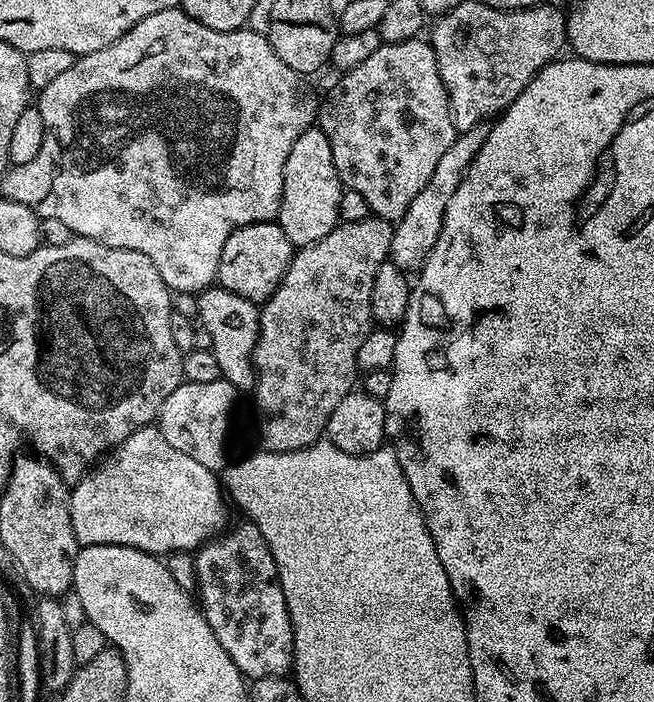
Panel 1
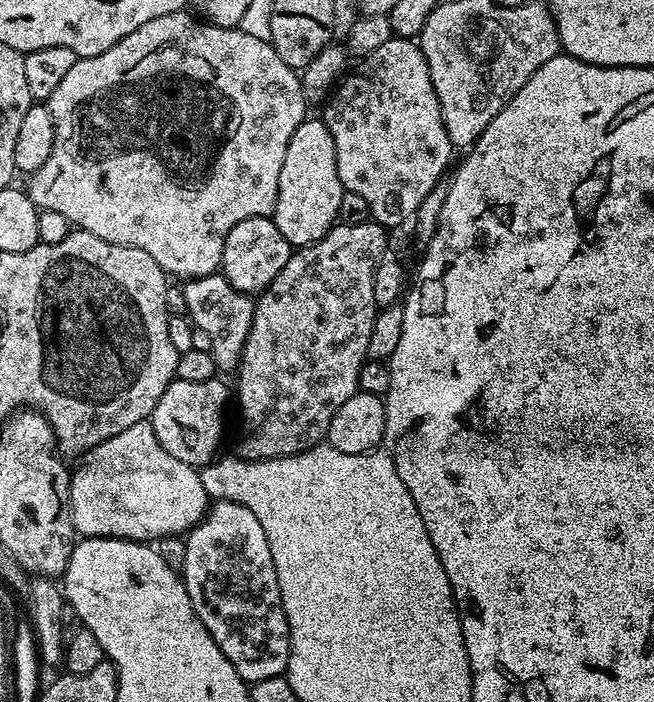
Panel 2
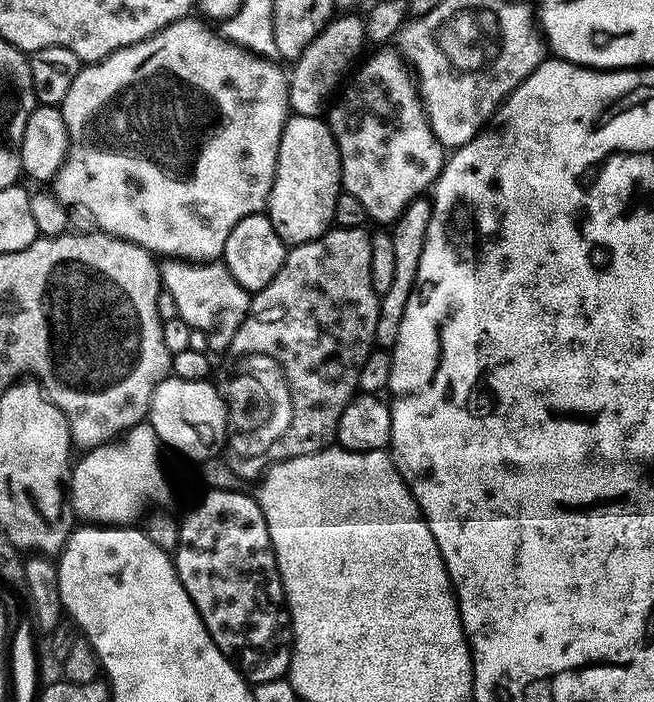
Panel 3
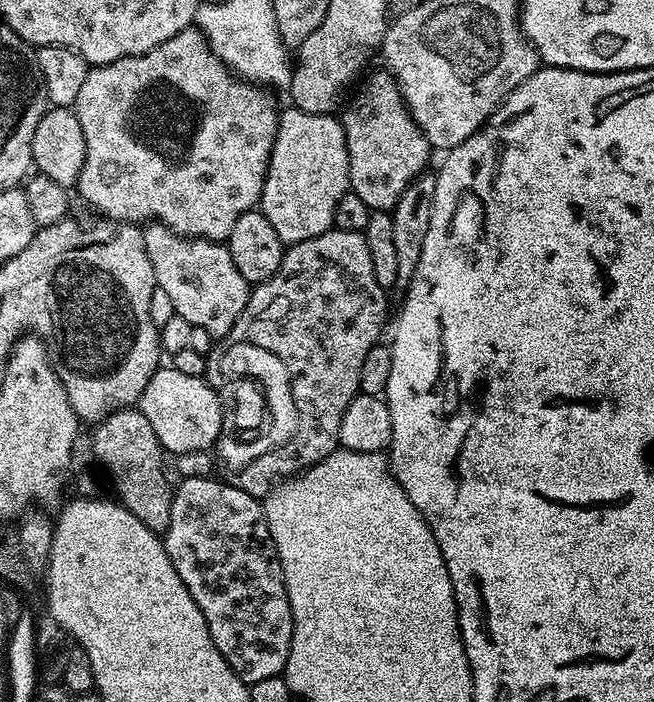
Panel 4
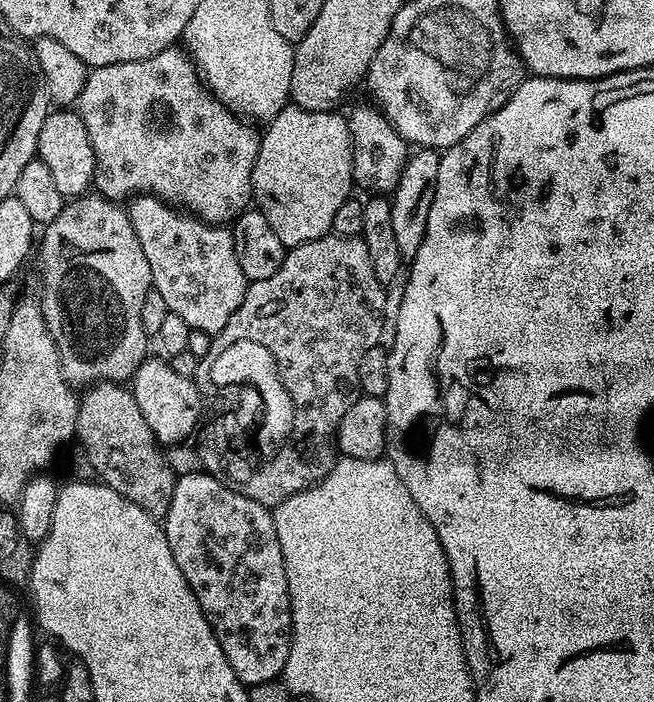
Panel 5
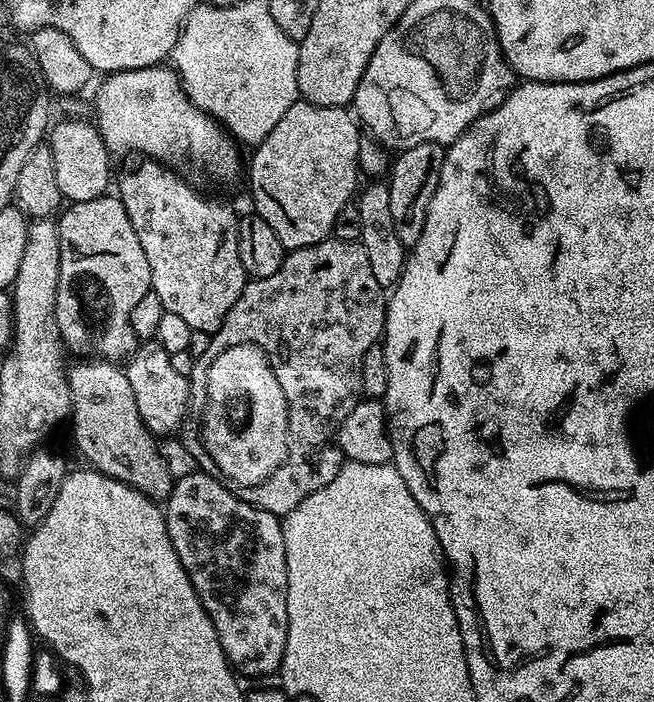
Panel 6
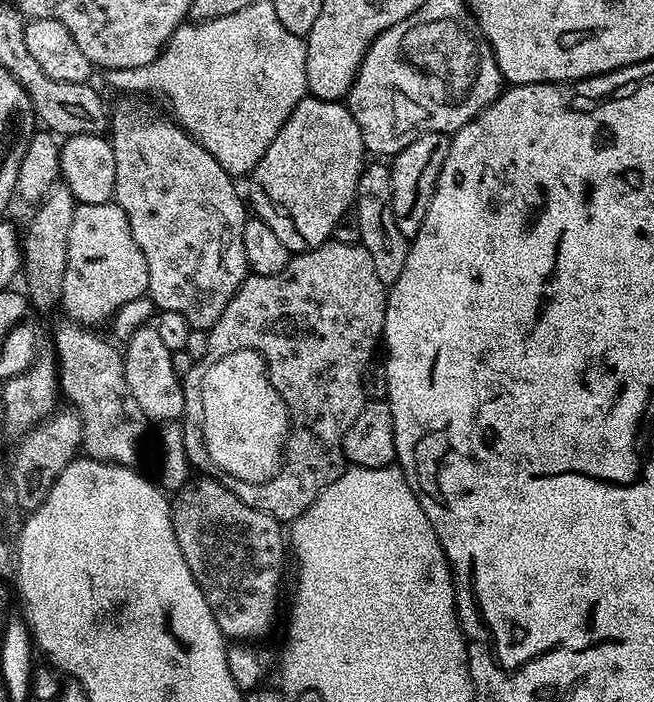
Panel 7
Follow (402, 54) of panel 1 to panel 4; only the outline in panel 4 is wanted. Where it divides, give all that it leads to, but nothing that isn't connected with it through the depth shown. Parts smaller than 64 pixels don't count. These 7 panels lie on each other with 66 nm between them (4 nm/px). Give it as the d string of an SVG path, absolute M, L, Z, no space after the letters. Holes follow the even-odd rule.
M379 70L360 88L360 93L348 104L348 109L342 115L344 133L346 134L346 150L350 158L350 190L366 202L373 212L386 212L395 208L402 194L410 187L412 181L425 171L428 164L430 145L424 136L424 131L416 125L414 118L404 105L404 99L396 79L387 71Z

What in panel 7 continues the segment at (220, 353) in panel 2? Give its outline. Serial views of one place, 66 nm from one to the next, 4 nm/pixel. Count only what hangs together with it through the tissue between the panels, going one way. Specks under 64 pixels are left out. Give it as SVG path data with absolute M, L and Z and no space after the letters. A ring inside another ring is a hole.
M124 104L110 116L114 150L114 202L130 222L130 234L146 258L147 295L160 312L182 314L194 328L211 329L222 310L249 275L242 230L250 219L246 200L236 193L233 177L175 119L144 112L140 104Z

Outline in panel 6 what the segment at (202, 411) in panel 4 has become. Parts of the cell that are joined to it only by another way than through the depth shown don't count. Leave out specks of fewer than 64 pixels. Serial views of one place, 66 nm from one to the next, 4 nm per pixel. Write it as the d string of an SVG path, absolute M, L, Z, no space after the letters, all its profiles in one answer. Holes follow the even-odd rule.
M155 342L141 343L127 361L126 371L144 425L160 438L176 427L177 431L185 423L190 407L190 380L189 377L178 374L174 366L170 366L170 356L163 346Z

